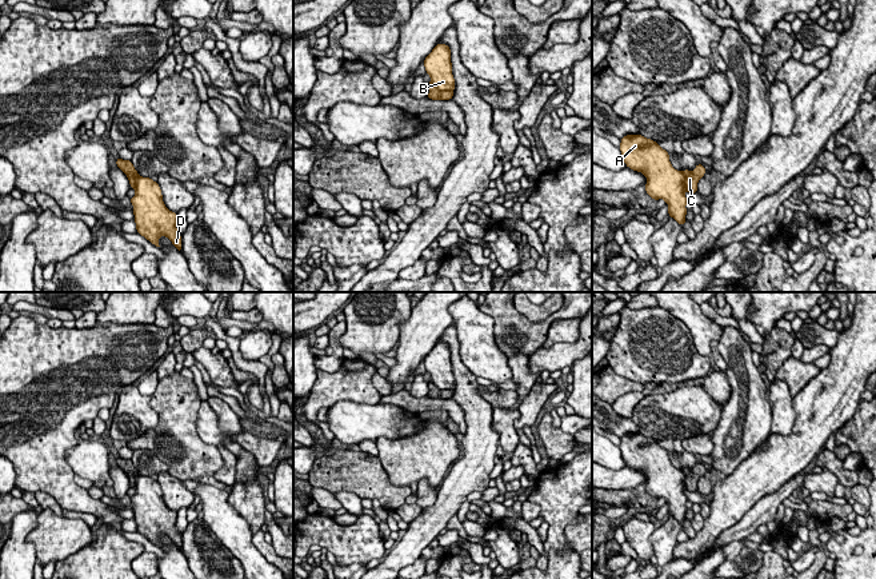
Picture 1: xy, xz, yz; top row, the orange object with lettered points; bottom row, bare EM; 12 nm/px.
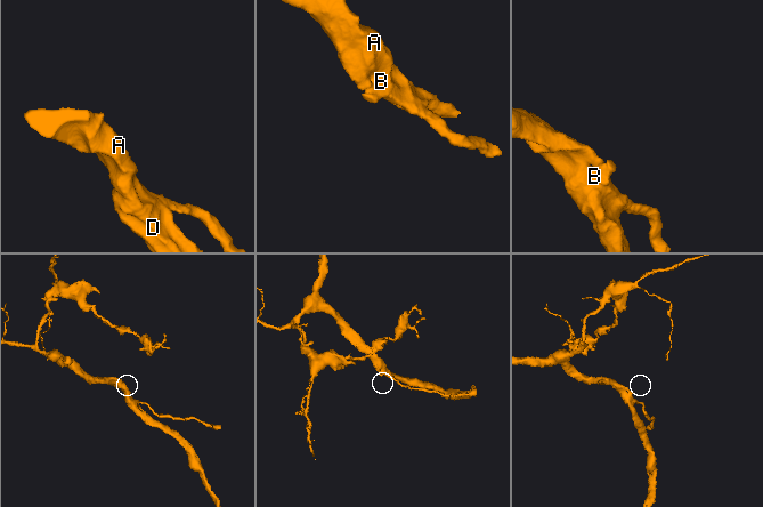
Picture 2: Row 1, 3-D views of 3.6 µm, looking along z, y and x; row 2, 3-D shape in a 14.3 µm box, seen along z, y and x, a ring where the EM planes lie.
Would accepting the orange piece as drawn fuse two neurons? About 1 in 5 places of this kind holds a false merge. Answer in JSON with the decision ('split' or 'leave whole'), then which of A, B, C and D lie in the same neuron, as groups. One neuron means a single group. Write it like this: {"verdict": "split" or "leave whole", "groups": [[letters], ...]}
{"verdict": "leave whole", "groups": [["A", "B", "C", "D"]]}

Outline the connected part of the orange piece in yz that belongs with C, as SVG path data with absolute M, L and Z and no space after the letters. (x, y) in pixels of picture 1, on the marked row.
M627 135L620 139L620 151L628 168L641 172L647 177L645 192L656 201L664 199L668 204L668 215L680 225L687 219L688 203L684 192L697 192L697 183L705 175L703 164L697 164L695 171L675 169L669 161L669 155L659 143L645 139L643 135Z

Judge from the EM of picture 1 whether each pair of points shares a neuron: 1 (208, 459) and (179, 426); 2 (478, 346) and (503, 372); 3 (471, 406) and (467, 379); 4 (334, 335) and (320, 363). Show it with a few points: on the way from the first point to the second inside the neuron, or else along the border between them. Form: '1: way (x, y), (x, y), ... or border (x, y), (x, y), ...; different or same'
1: way (200, 451), (183, 434); same
2: way (483, 352), (496, 366); same
3: way (470, 399), (467, 396), (467, 386); same
4: way (335, 343), (336, 354), (328, 362); same

